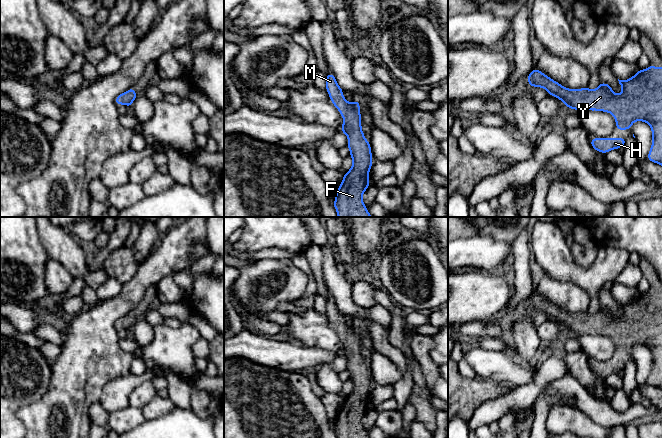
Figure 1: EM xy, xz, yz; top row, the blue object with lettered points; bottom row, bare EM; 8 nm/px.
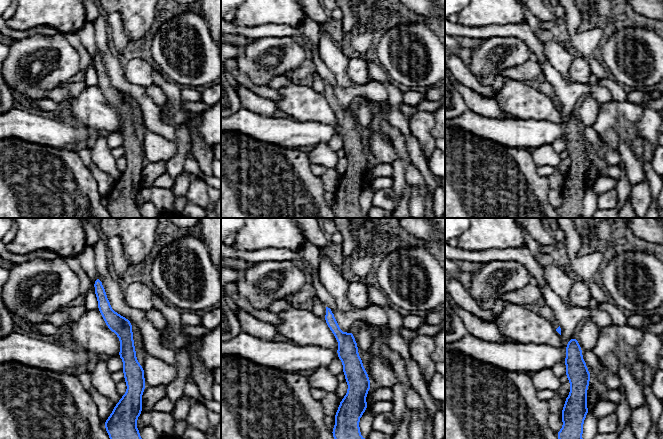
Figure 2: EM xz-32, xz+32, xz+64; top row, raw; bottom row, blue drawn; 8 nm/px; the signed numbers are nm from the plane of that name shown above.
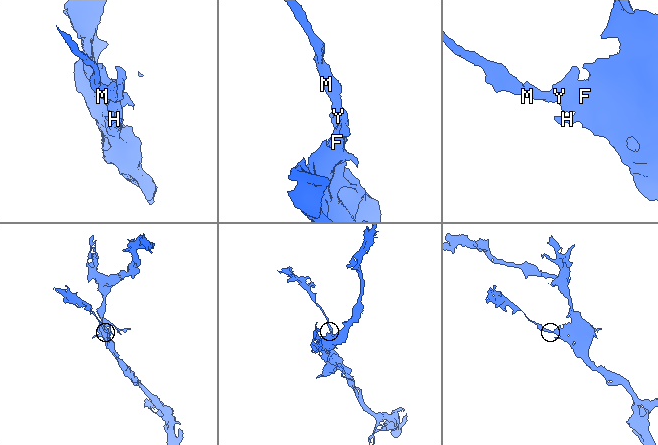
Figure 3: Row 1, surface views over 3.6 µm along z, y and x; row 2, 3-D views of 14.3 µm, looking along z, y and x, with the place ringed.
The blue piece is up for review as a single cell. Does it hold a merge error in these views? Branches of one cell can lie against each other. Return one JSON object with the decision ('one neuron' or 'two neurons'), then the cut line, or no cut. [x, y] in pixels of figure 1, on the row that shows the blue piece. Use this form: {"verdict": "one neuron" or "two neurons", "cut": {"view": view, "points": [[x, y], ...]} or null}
{"verdict": "one neuron", "cut": null}

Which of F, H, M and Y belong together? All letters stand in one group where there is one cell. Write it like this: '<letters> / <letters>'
F H M Y

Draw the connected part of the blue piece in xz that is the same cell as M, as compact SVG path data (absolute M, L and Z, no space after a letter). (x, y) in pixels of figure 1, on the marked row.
M332 73L326 75L326 90L344 118L340 131L348 137L347 147L353 160L351 169L344 174L335 194L333 206L338 217L373 217L362 201L362 195L370 186L369 171L373 159L371 145L361 129L360 101L347 102Z

